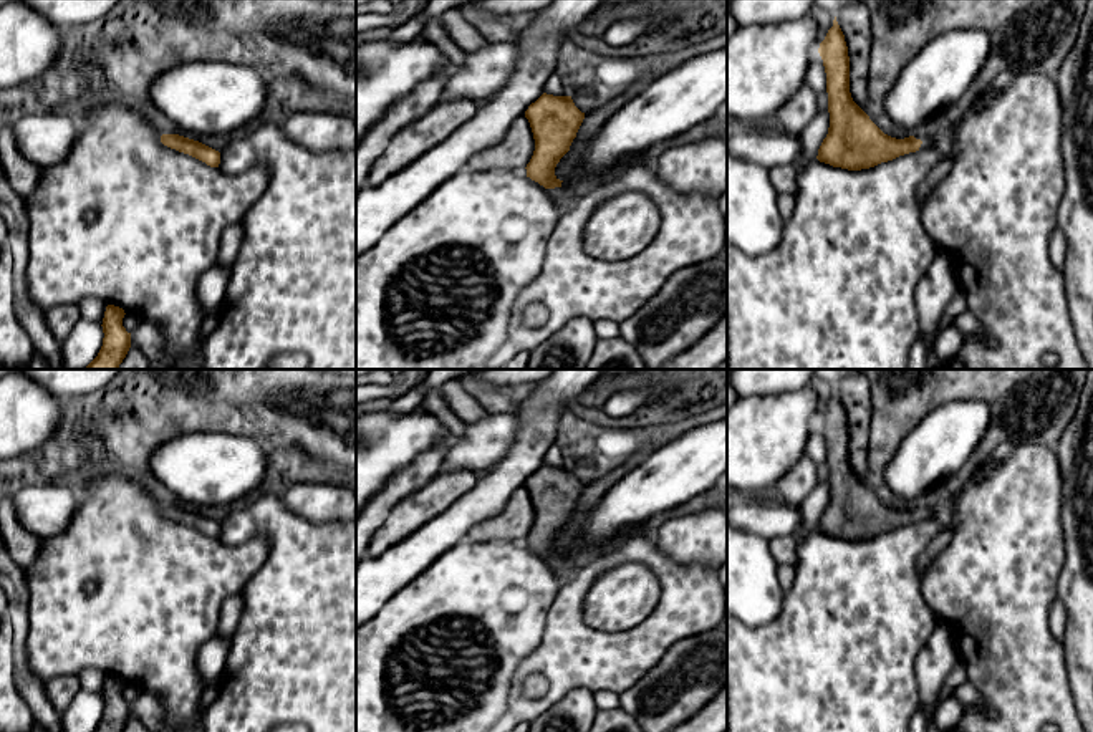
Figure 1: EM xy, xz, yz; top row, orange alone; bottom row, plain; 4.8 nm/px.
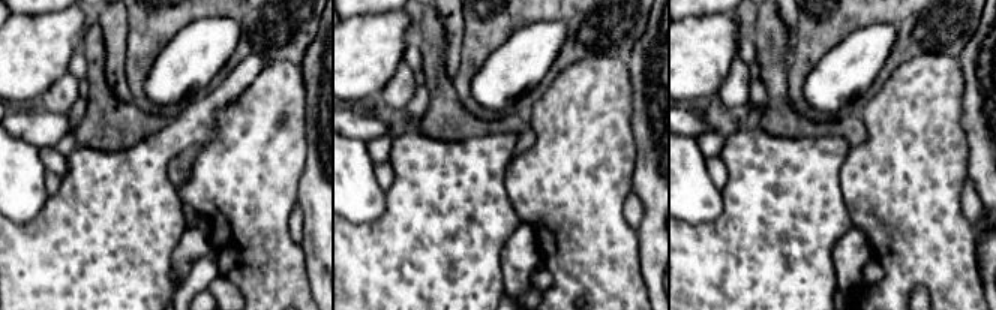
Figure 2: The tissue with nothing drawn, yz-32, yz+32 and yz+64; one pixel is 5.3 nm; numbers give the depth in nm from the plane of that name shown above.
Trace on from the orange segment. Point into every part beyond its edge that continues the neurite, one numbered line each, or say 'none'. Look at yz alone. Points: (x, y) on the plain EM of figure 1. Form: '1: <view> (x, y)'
1: yz (924, 505)

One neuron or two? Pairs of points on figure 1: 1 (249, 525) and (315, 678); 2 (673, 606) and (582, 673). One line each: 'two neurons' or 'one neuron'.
1: one neuron
2: one neuron

